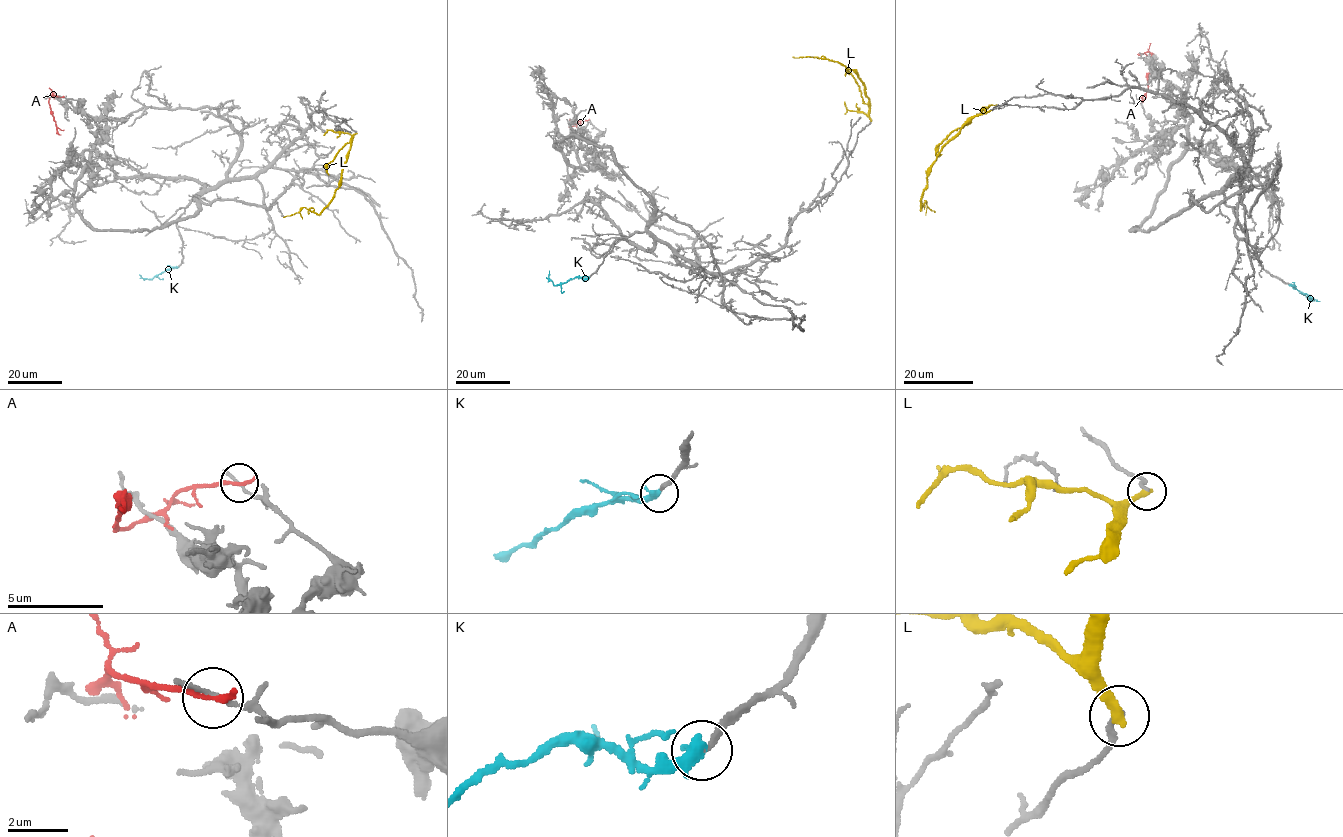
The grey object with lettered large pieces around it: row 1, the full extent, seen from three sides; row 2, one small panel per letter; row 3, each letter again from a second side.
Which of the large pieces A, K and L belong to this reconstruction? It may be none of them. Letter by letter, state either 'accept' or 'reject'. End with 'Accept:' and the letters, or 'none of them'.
A: reject
K: accept
L: reject
Accept: K

